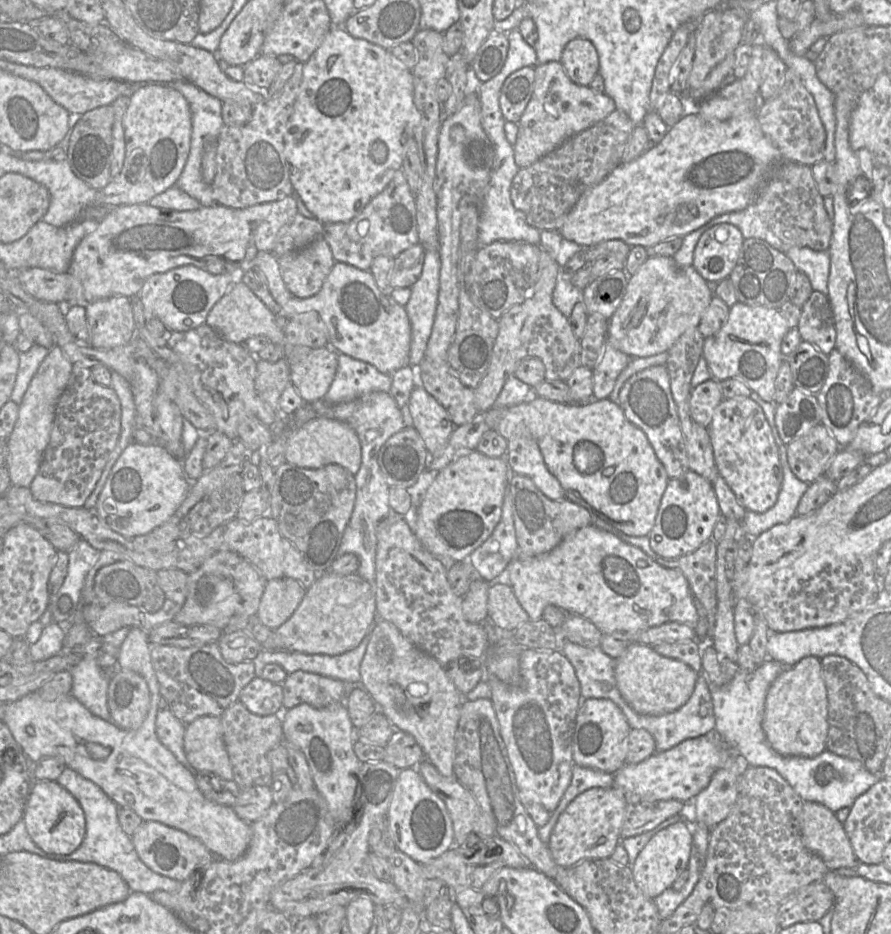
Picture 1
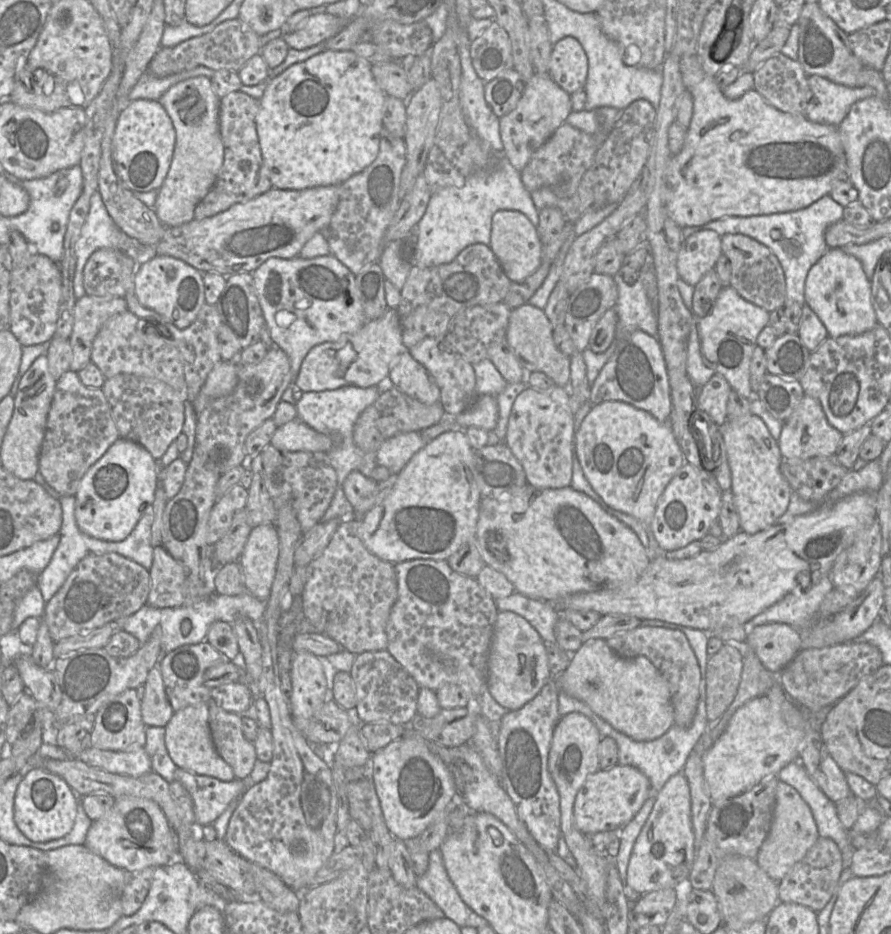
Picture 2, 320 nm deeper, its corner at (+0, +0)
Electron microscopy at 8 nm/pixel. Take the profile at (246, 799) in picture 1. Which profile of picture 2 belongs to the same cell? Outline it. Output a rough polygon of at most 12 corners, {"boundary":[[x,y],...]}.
{"boundary":[[182,768],[175,781],[189,792],[195,821],[213,824],[255,784],[221,781]]}

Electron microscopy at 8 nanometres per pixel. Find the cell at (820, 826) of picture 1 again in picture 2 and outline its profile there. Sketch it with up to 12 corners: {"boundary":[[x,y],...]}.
{"boundary":[[780,781],[756,861],[780,881],[819,838],[809,805]]}

